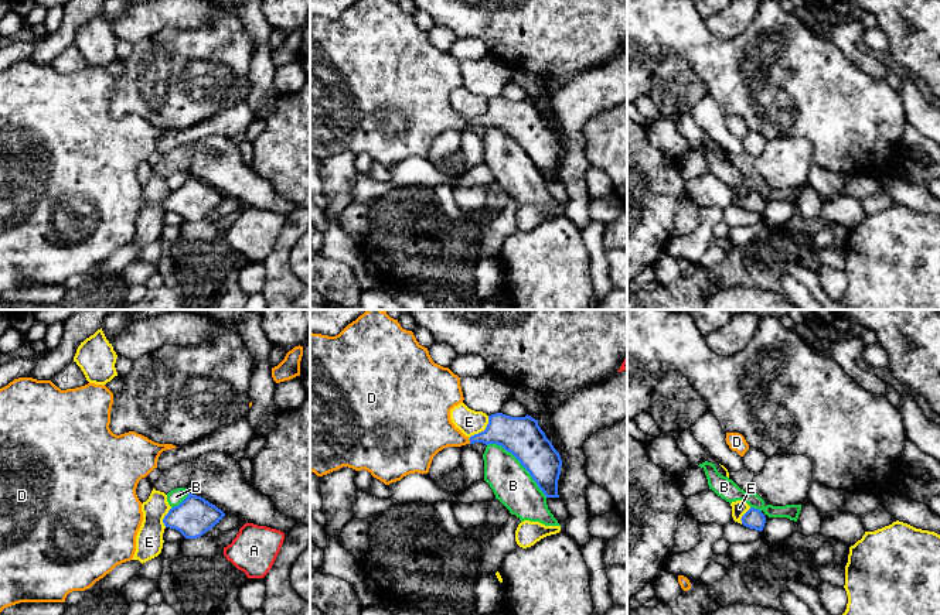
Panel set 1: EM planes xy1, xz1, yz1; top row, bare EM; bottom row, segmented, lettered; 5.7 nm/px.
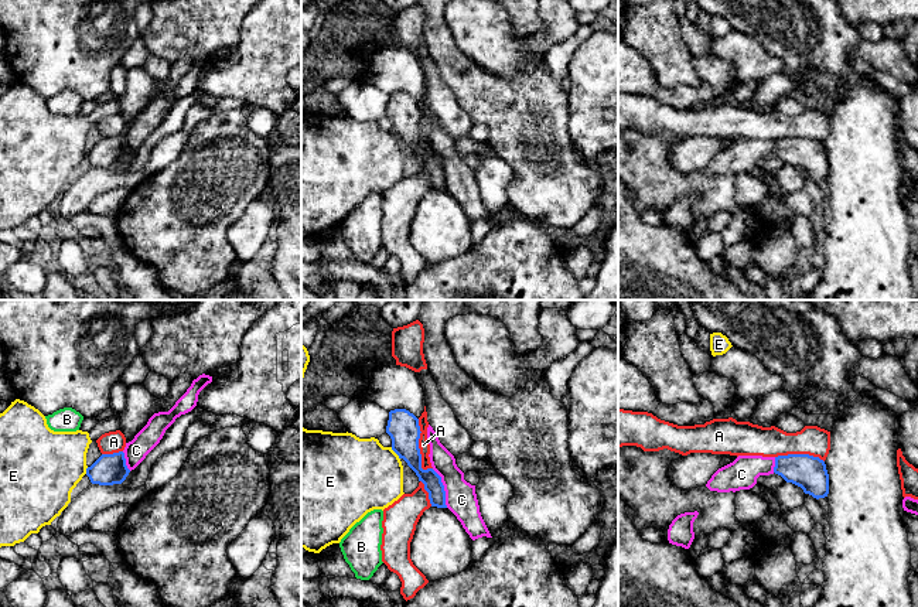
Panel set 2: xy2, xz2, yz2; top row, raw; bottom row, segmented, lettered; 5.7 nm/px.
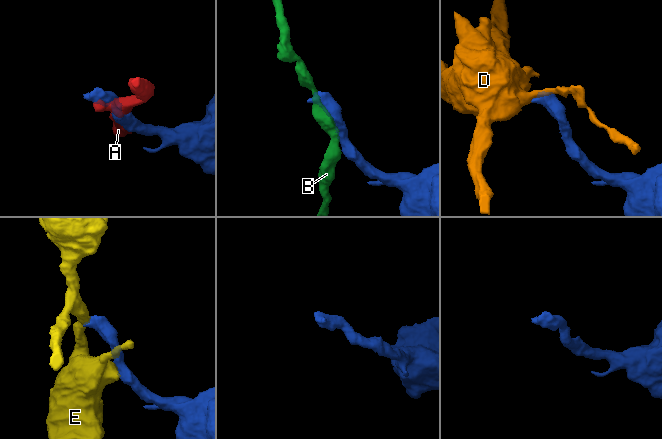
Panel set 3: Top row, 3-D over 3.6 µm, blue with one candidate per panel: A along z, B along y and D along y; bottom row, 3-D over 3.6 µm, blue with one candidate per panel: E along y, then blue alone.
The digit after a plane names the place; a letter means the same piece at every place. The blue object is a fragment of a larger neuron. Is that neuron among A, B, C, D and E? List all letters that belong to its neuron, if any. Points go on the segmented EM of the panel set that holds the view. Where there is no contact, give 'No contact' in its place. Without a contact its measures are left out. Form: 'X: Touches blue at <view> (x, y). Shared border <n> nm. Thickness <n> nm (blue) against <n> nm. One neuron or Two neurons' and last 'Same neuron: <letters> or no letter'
A: Touches blue at xz2 (417, 446). Shared border 300 nm. Thickness 180 nm (blue) against 60 nm. Two neurons
B: Touches blue at xz1 (521, 464). Shared border 460 nm. Thickness 220 nm (blue) against 240 nm. Two neurons
C: Touches blue at xz2 (443, 488). Shared border 240 nm. Thickness 100 nm (blue) against 180 nm. Two neurons
D: Touches blue at xz1 (470, 441). Shared border 40 nm. Thickness 190 nm (blue) against 280 nm. One neuron
E: Touches blue at xz1 (484, 430). Shared border 180 nm. Thickness 220 nm (blue) against 140 nm. Two neurons
Same neuron: D

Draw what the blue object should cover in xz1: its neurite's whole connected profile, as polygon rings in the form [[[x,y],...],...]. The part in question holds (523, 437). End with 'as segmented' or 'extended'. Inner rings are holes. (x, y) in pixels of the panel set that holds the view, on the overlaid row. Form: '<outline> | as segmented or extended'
[[[367,310],[336,336],[310,332],[310,471],[323,476],[343,467],[365,469],[389,485],[409,474],[428,474],[433,457],[443,448],[474,443],[497,444],[521,462],[546,498],[559,498],[562,459],[538,420],[528,414],[511,417],[495,413],[488,416],[484,431],[469,438],[450,420],[450,410],[463,400],[460,377],[449,368],[435,363],[413,332],[403,329],[386,311]]] | extended

